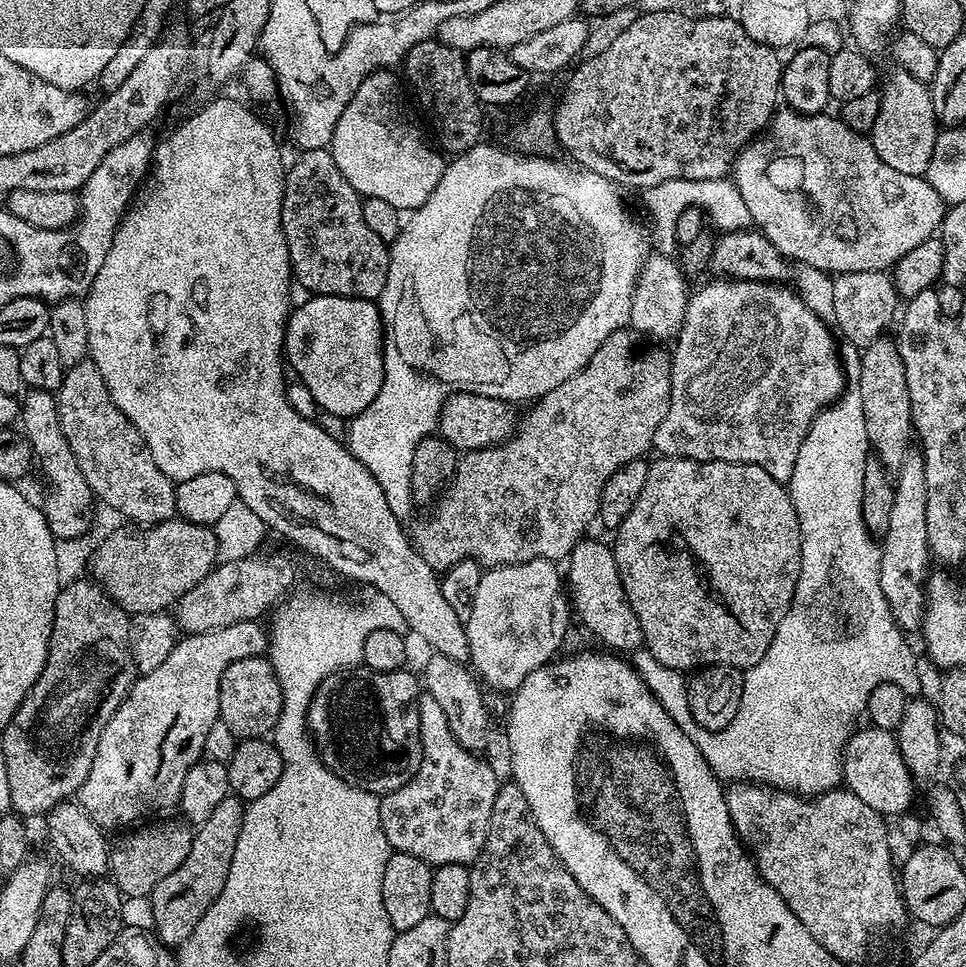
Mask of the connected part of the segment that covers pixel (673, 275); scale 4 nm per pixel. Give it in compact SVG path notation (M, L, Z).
M649 255L640 267L640 273L636 279L634 294L630 302L628 322L631 331L641 337L653 336L656 339L653 341L656 342L664 342L660 340L671 341L682 326L686 306L688 305L690 287L688 288L684 279L686 279L685 273L677 261L675 264L668 256Z

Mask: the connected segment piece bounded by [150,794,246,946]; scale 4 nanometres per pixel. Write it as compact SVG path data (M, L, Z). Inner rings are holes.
M235 794L222 798L222 802L218 802L217 808L211 812L210 818L206 818L206 822L202 822L195 829L190 854L186 855L186 860L152 890L150 899L156 923L154 932L163 944L179 946L186 942L190 934L194 934L194 926L198 926L202 914L206 914L206 910L210 910L218 894L222 894L222 886L226 886L226 874L230 874L230 862L234 862L234 846L238 846L238 834L242 834L245 807L245 801Z

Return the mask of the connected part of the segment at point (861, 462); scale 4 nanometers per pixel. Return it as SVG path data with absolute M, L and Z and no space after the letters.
M848 390L841 395L834 404L828 405L823 412L818 413L802 446L798 450L798 458L794 462L792 476L786 482L788 493L792 496L794 510L798 514L800 523L800 541L802 542L802 562L798 574L798 586L794 590L794 598L790 602L790 610L786 610L786 618L778 622L778 630L762 658L754 667L743 673L744 685L738 702L738 712L726 726L717 732L701 729L698 731L697 746L702 758L710 766L710 770L722 782L747 782L749 784L767 784L769 788L780 788L784 792L794 792L798 796L811 798L822 792L833 791L842 780L842 761L844 748L848 739L857 727L856 719L868 707L868 698L878 686L883 684L897 684L905 697L916 698L920 692L920 668L916 665L916 656L908 645L905 633L897 626L892 617L890 606L886 602L886 594L882 594L880 581L880 544L862 522L862 474L866 470L866 462L870 459L870 449L866 438L866 418L862 418L862 402L860 394L855 390Z

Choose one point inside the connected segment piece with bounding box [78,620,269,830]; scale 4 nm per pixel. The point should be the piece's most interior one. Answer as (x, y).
(153, 740)

